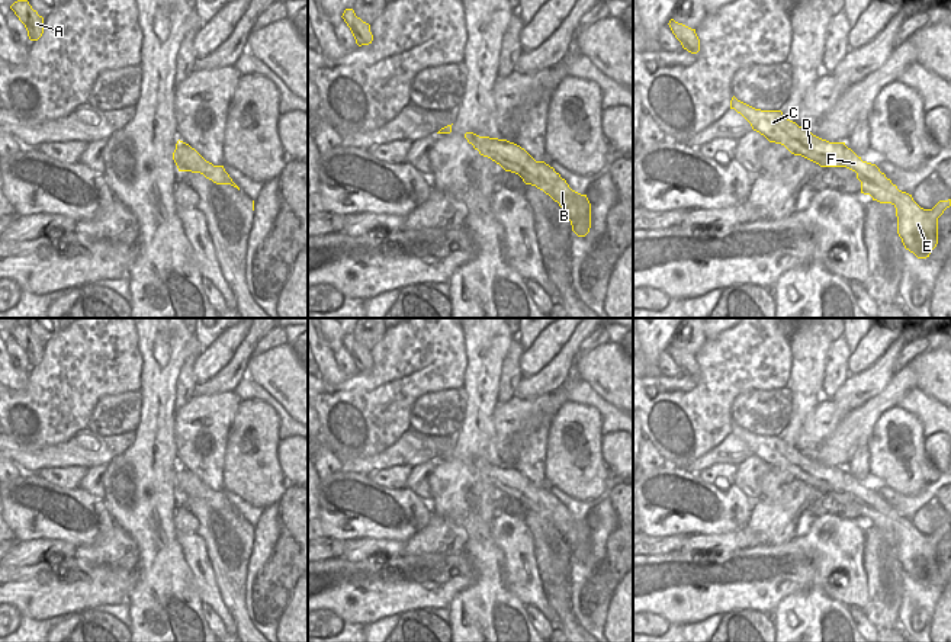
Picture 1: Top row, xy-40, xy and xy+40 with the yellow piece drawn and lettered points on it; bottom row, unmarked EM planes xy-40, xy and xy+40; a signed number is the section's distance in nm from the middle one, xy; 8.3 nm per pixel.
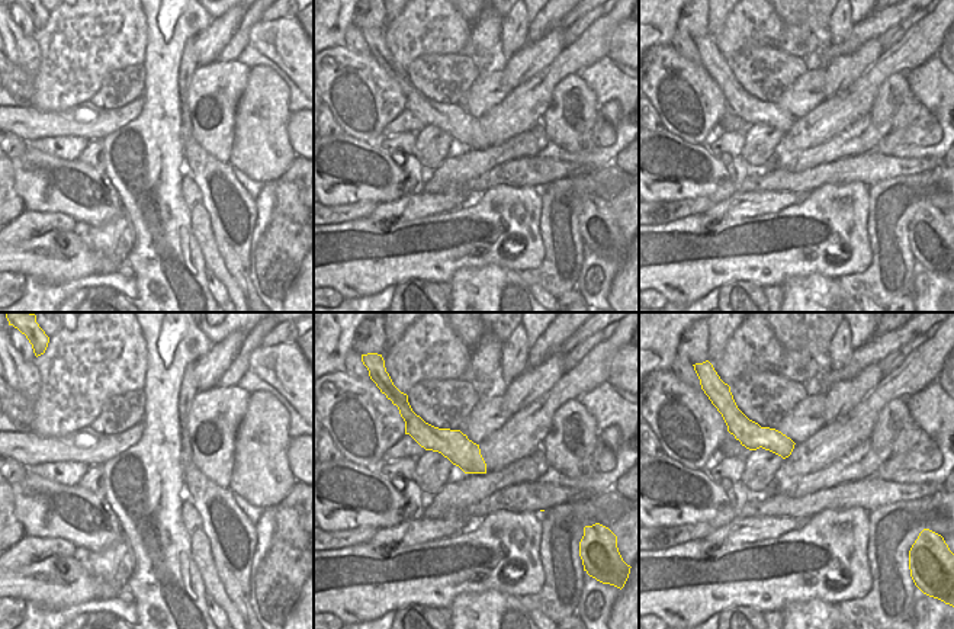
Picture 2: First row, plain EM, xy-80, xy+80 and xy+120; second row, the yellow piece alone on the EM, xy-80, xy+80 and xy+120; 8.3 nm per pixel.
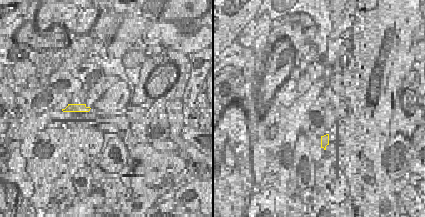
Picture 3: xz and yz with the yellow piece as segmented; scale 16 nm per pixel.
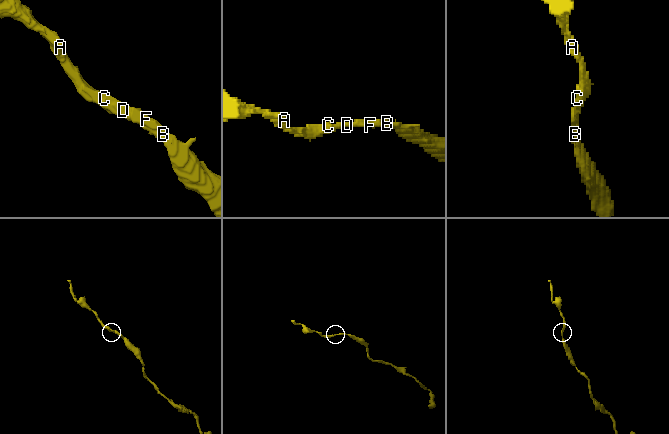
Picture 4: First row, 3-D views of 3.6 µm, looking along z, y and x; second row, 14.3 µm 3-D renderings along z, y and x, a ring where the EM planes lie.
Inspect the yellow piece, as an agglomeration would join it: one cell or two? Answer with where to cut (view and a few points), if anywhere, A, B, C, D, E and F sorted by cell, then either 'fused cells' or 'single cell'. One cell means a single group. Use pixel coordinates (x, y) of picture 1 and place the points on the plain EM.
no cut | A B C D E F | single cell

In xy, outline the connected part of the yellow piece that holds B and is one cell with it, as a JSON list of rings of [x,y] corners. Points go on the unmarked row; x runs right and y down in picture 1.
[[[466,458],[465,463],[481,481],[491,484],[505,497],[518,500],[526,510],[536,511],[558,527],[578,562],[589,558],[591,529],[587,520],[572,516],[553,492],[536,487],[524,474],[507,465],[479,462],[473,458]]]

